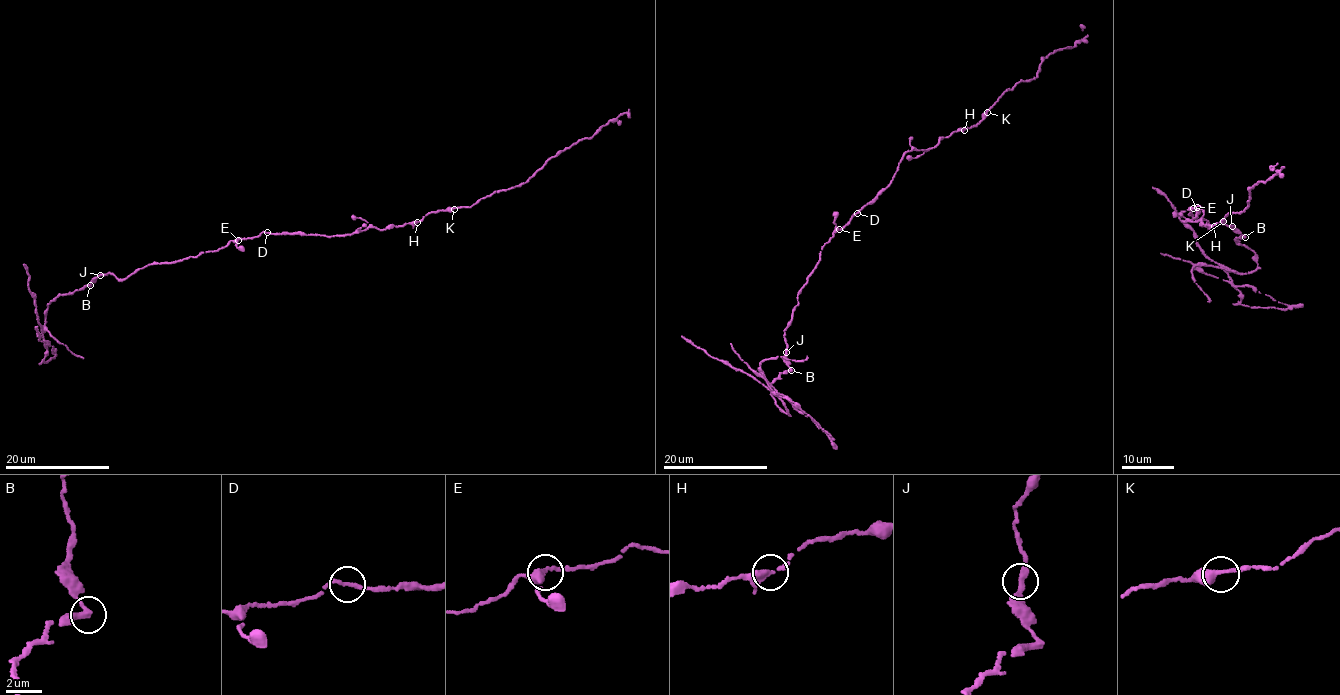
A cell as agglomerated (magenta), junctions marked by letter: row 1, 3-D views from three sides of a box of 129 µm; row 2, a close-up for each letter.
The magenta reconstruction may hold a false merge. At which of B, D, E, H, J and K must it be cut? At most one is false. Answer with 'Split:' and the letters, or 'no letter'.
Split: B

